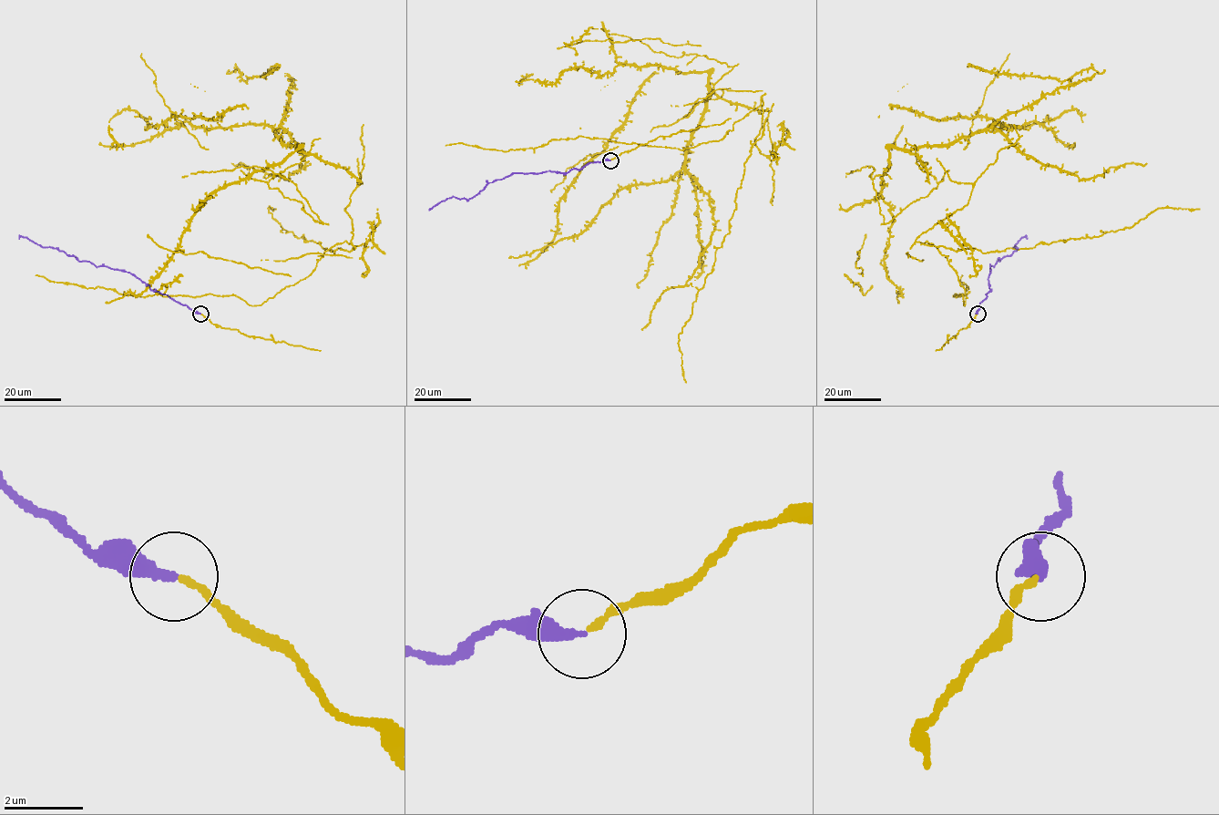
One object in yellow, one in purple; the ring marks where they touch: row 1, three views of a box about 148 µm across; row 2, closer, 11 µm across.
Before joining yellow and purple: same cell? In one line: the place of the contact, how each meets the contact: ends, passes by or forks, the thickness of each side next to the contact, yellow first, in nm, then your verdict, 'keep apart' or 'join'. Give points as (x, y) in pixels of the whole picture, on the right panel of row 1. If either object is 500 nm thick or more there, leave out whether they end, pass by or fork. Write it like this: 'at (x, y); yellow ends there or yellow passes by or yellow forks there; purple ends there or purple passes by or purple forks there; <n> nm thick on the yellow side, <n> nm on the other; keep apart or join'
at (978, 314); yellow ends there; purple ends there; 170 nm thick on the yellow side, 320 nm on the other; join

